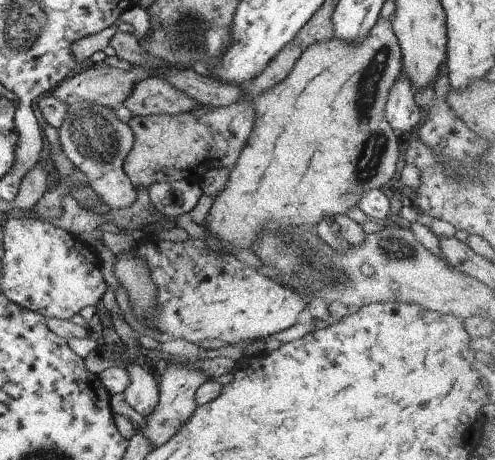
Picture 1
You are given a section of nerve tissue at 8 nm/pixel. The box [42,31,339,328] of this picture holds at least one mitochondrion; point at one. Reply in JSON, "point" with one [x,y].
{"point":[92,133]}

